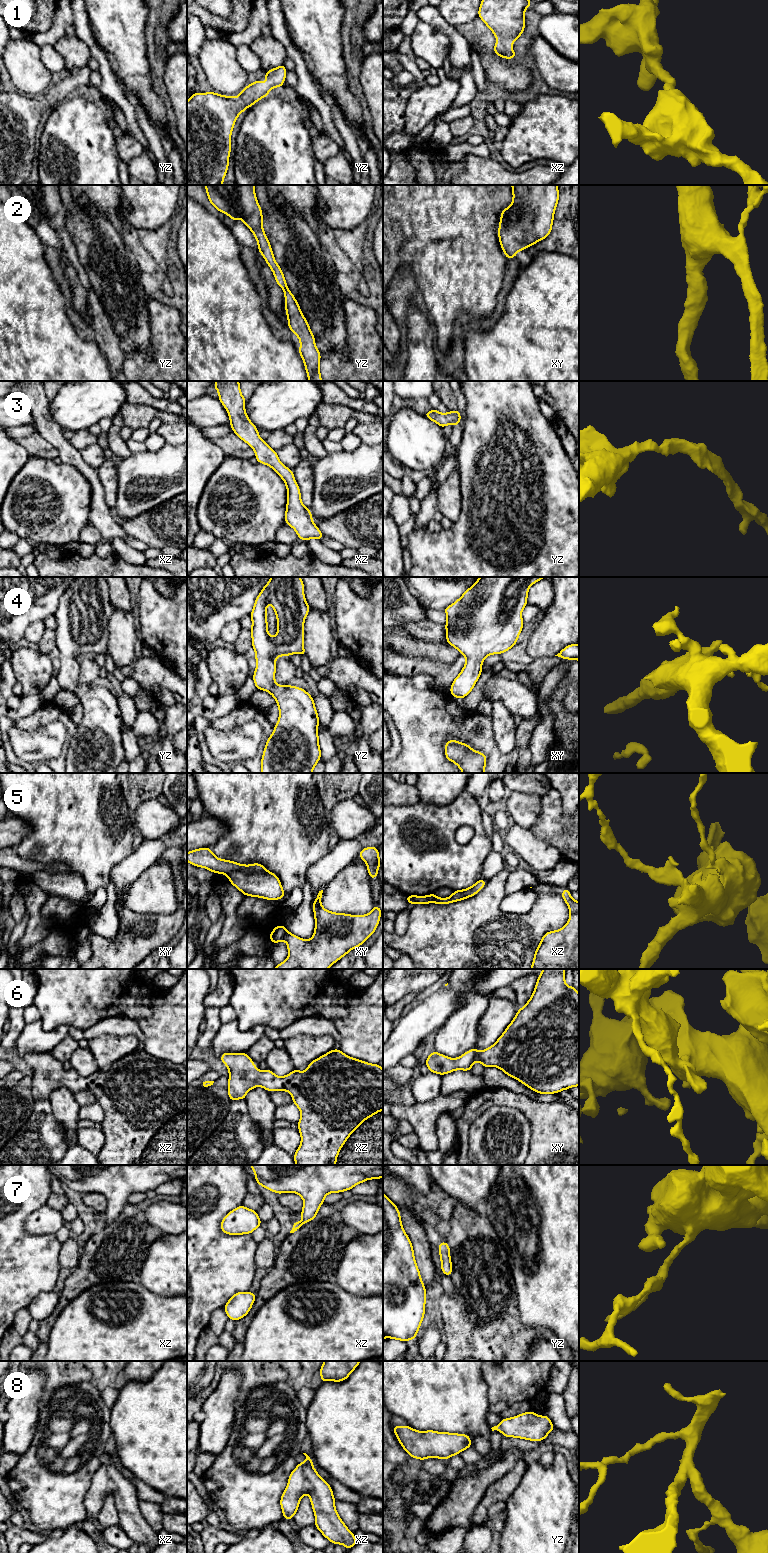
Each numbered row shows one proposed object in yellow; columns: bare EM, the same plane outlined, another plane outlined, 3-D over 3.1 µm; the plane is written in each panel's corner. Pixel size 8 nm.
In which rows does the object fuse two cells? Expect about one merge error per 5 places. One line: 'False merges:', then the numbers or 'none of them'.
False merges: 5

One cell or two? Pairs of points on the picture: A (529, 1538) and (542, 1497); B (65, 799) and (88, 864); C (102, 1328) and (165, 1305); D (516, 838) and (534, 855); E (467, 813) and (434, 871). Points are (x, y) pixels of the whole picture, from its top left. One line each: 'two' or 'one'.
A: one
B: one
C: one
D: one
E: one

